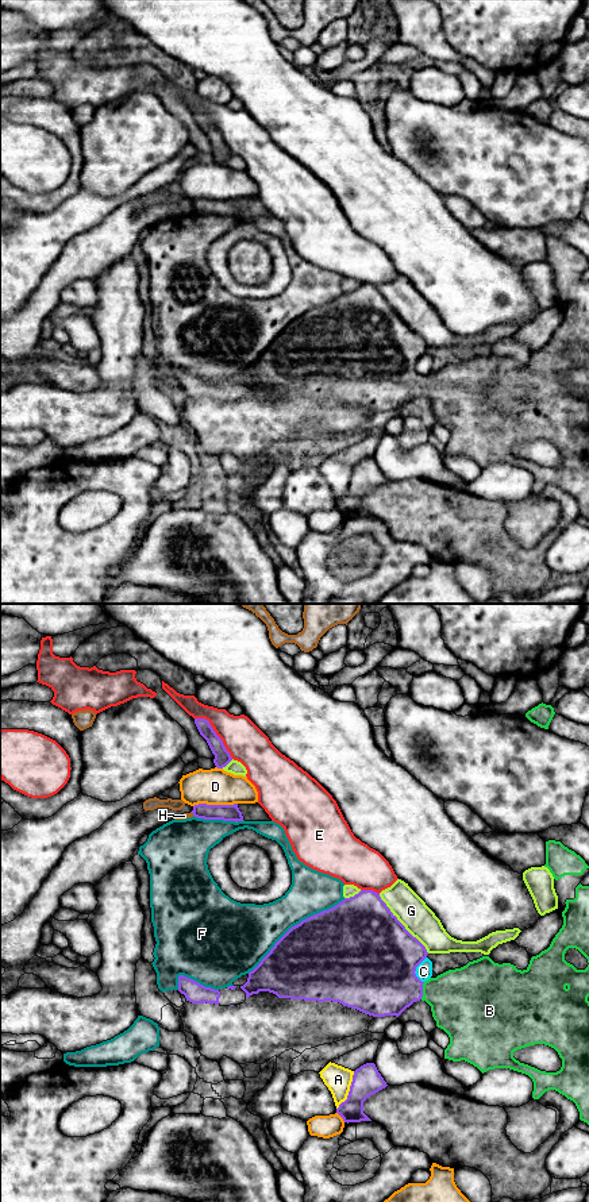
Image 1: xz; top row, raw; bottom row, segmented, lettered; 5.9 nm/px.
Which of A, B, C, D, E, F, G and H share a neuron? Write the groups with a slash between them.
A / B / C / D / E / F / G / H

